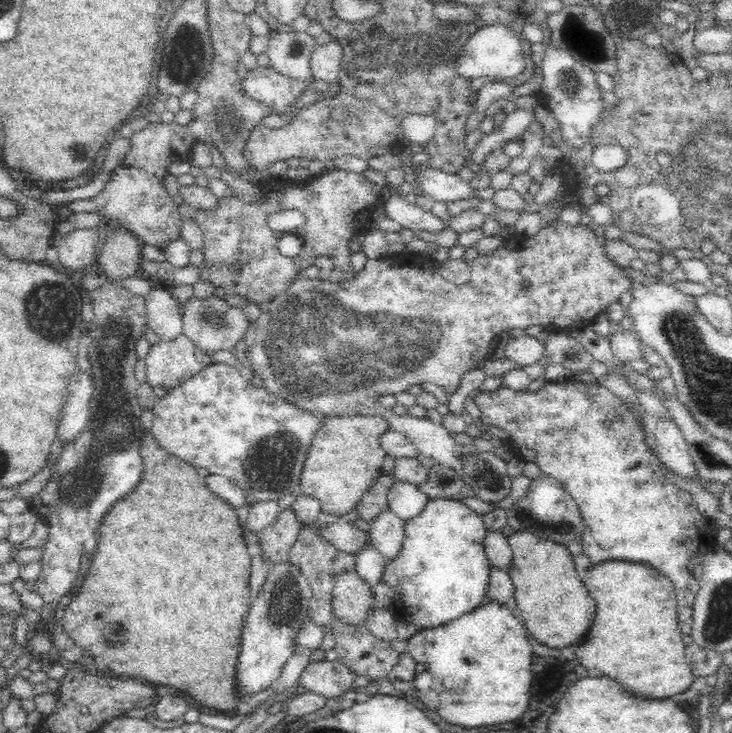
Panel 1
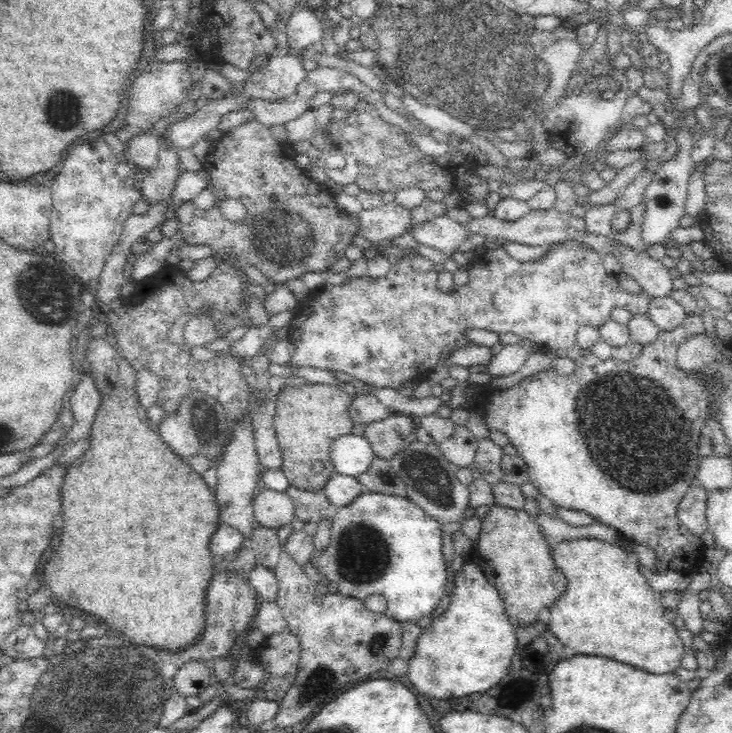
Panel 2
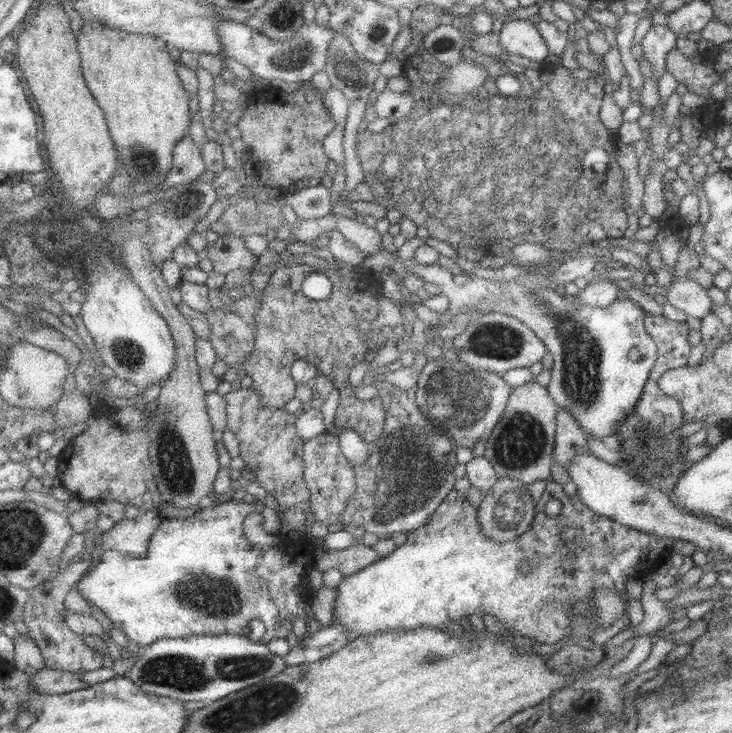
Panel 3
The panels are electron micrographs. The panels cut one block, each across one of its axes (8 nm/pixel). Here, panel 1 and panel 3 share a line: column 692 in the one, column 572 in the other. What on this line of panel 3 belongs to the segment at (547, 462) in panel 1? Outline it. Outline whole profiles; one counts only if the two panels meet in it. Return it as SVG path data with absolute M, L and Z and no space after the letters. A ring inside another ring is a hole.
M555 481L546 485L535 512L531 527L524 534L508 542L494 542L481 531L477 508L472 507L466 499L466 493L453 488L429 521L408 532L407 541L396 547L395 552L344 579L339 586L333 622L342 624L349 633L347 638L354 641L363 634L414 630L420 626L445 630L448 622L460 623L472 614L481 617L490 614L502 622L505 630L519 642L532 640L554 644L569 635L576 619L584 617L593 623L595 608L591 602L592 589L614 589L626 599L624 582L647 574L657 557L662 556L668 548L671 549L672 543L676 541L630 528L607 516L596 514L577 494L568 496L563 485ZM549 500L558 500L561 504L559 515L552 519L546 515L545 506ZM522 560L530 562L530 571L526 574L518 571Z

